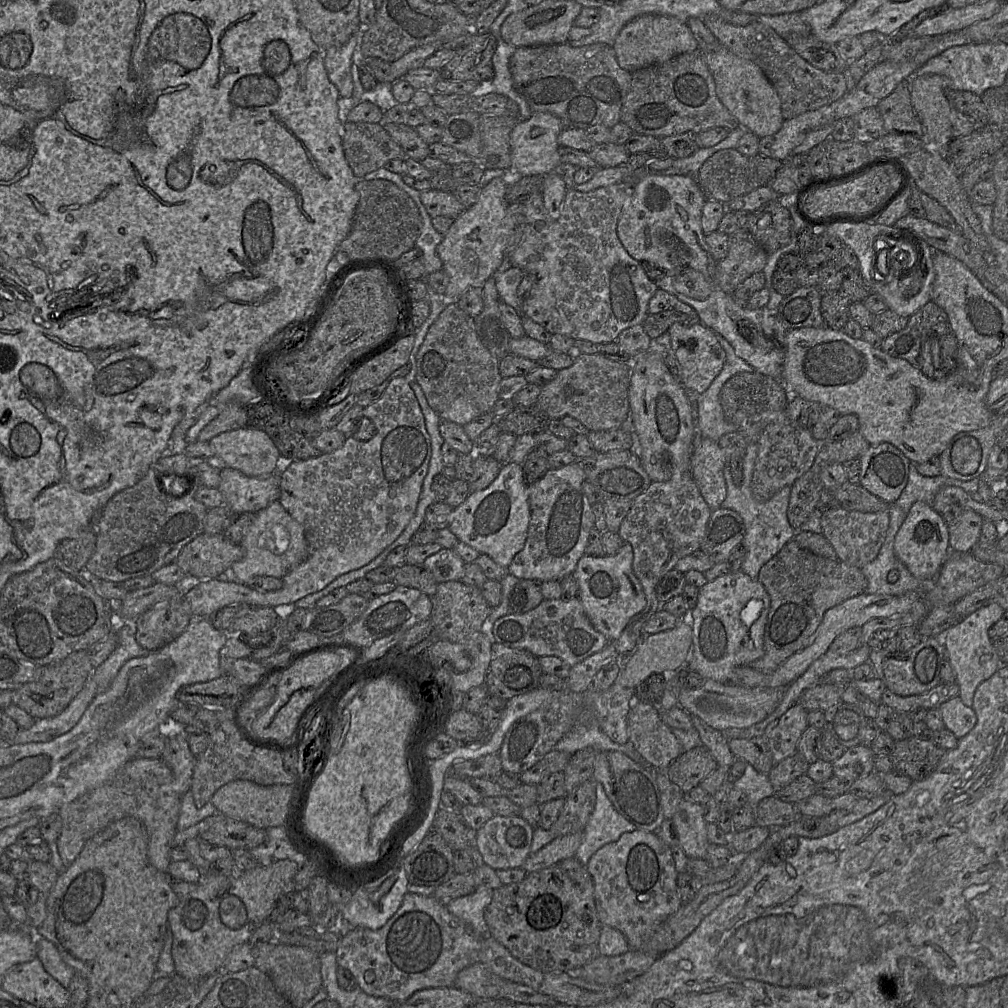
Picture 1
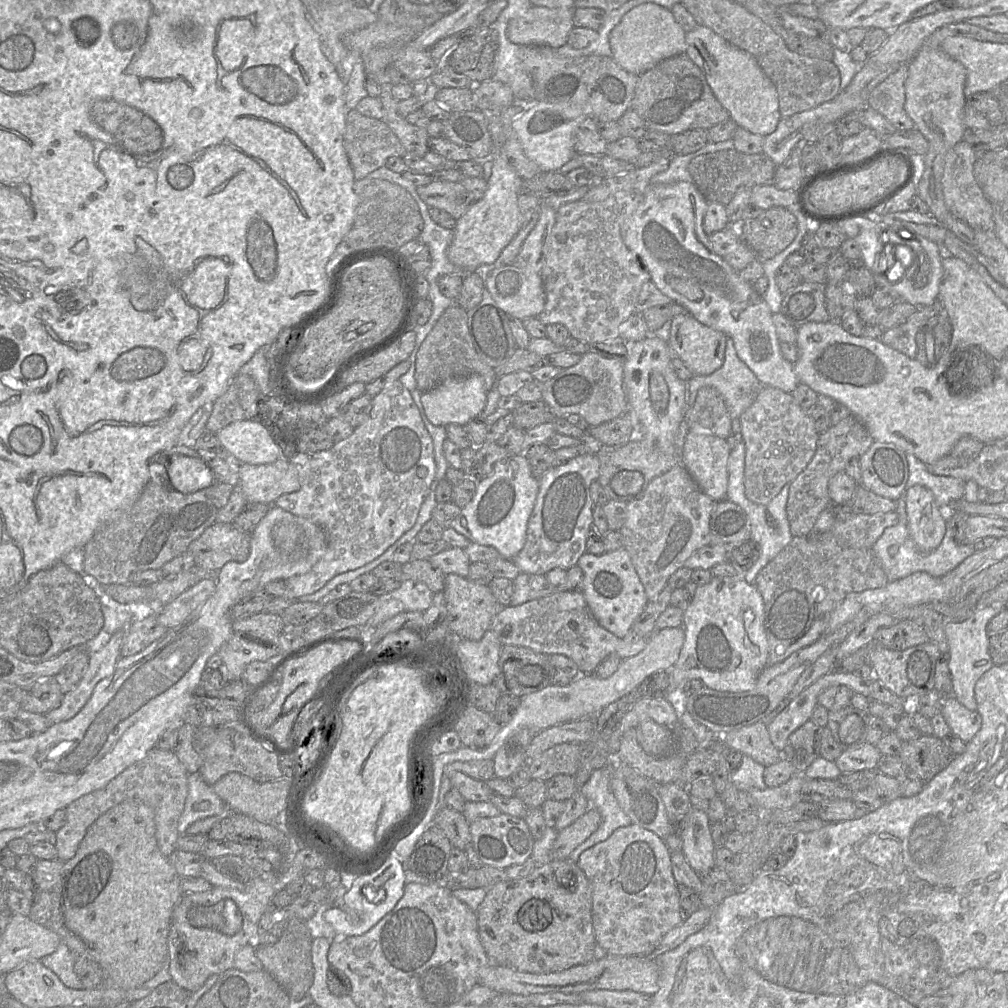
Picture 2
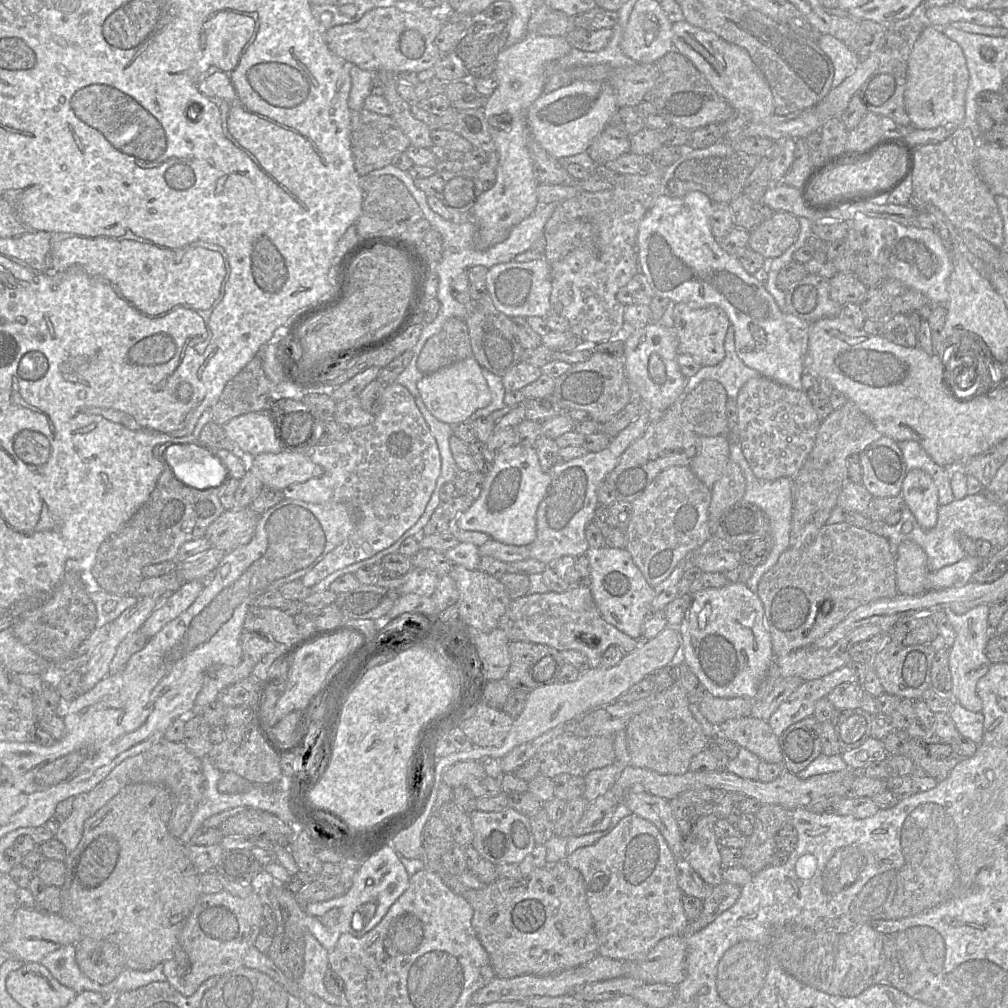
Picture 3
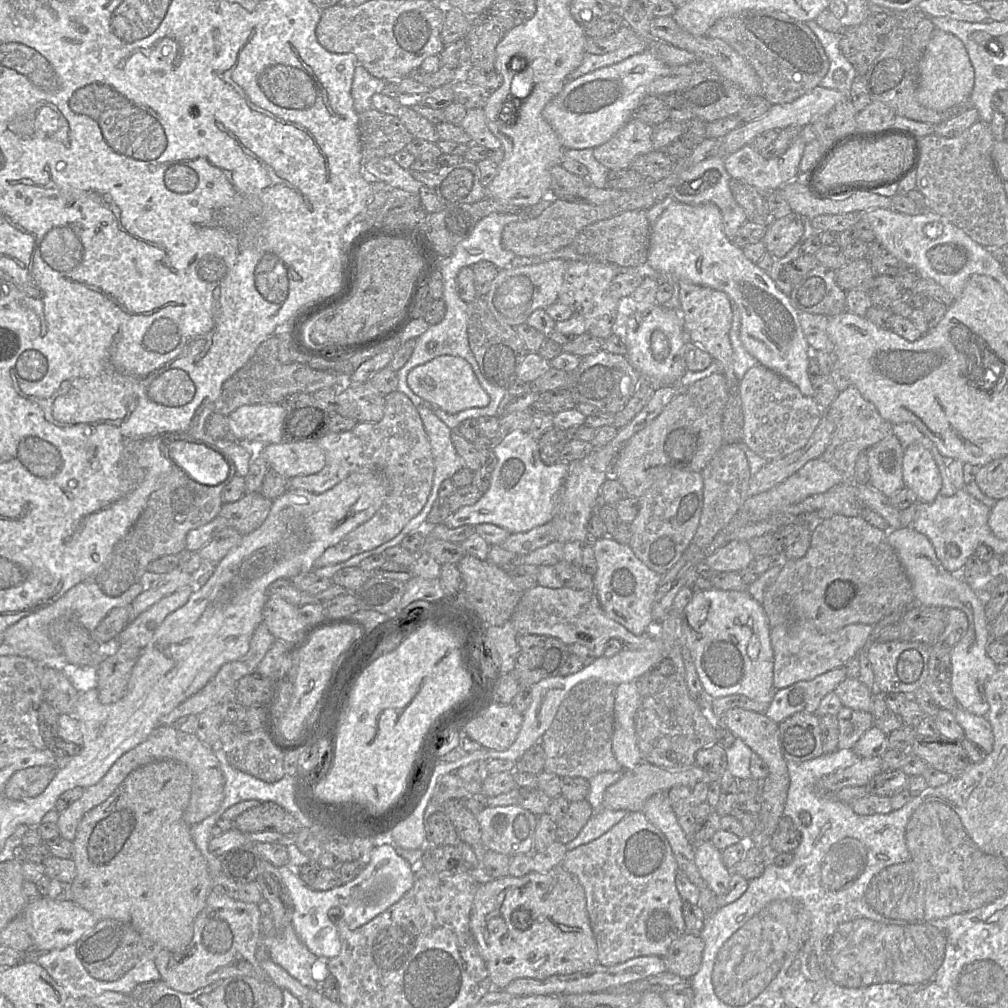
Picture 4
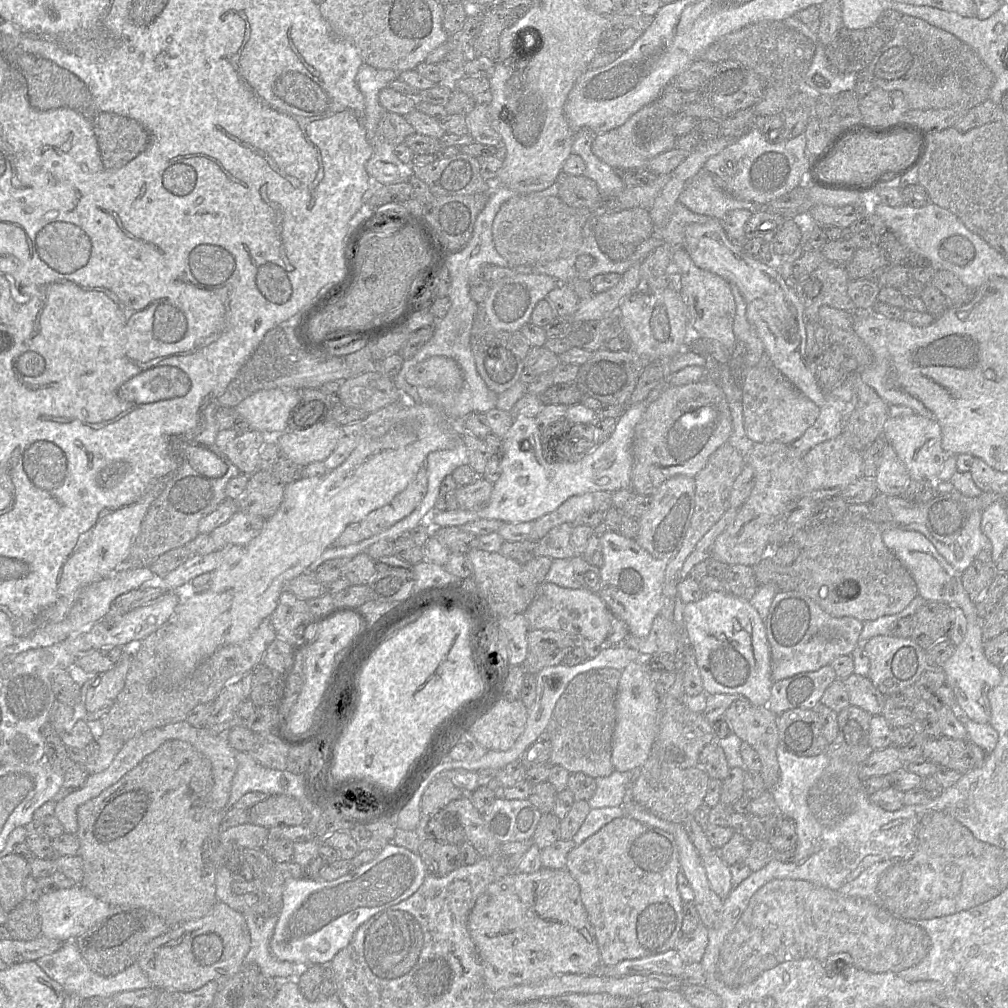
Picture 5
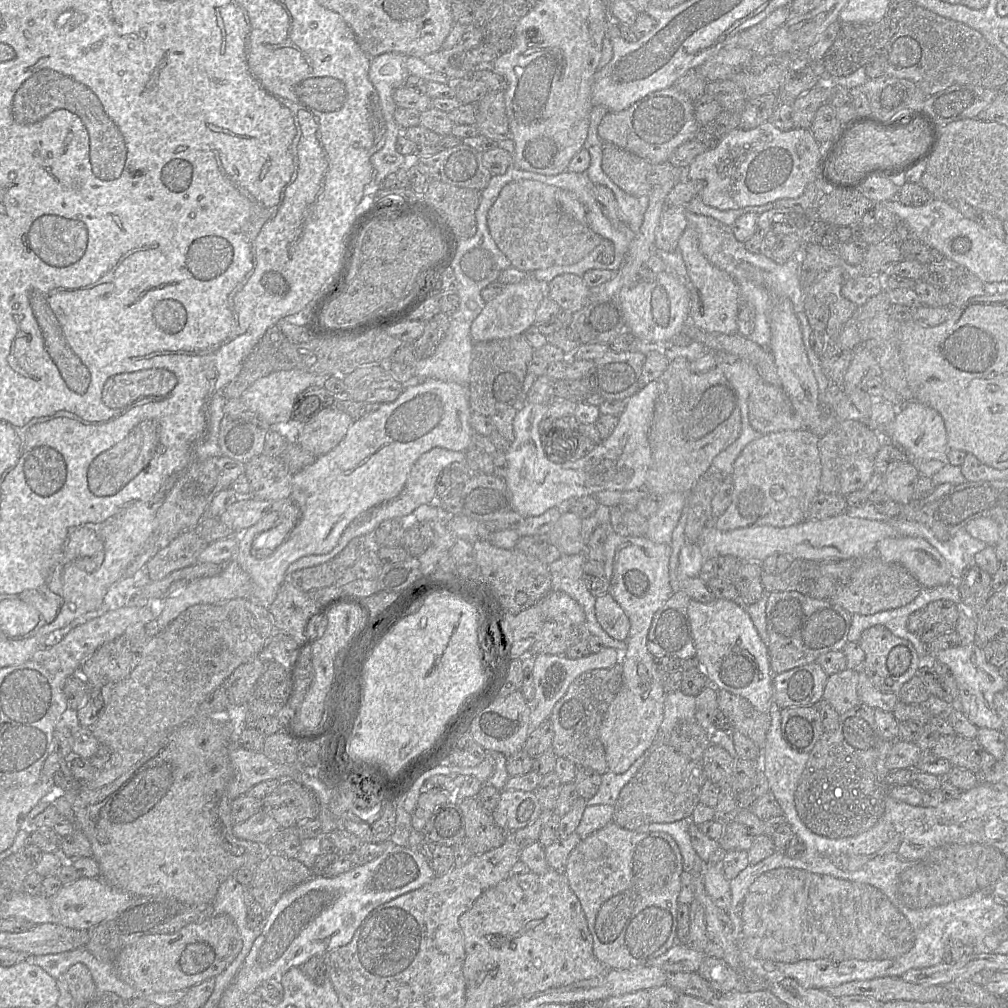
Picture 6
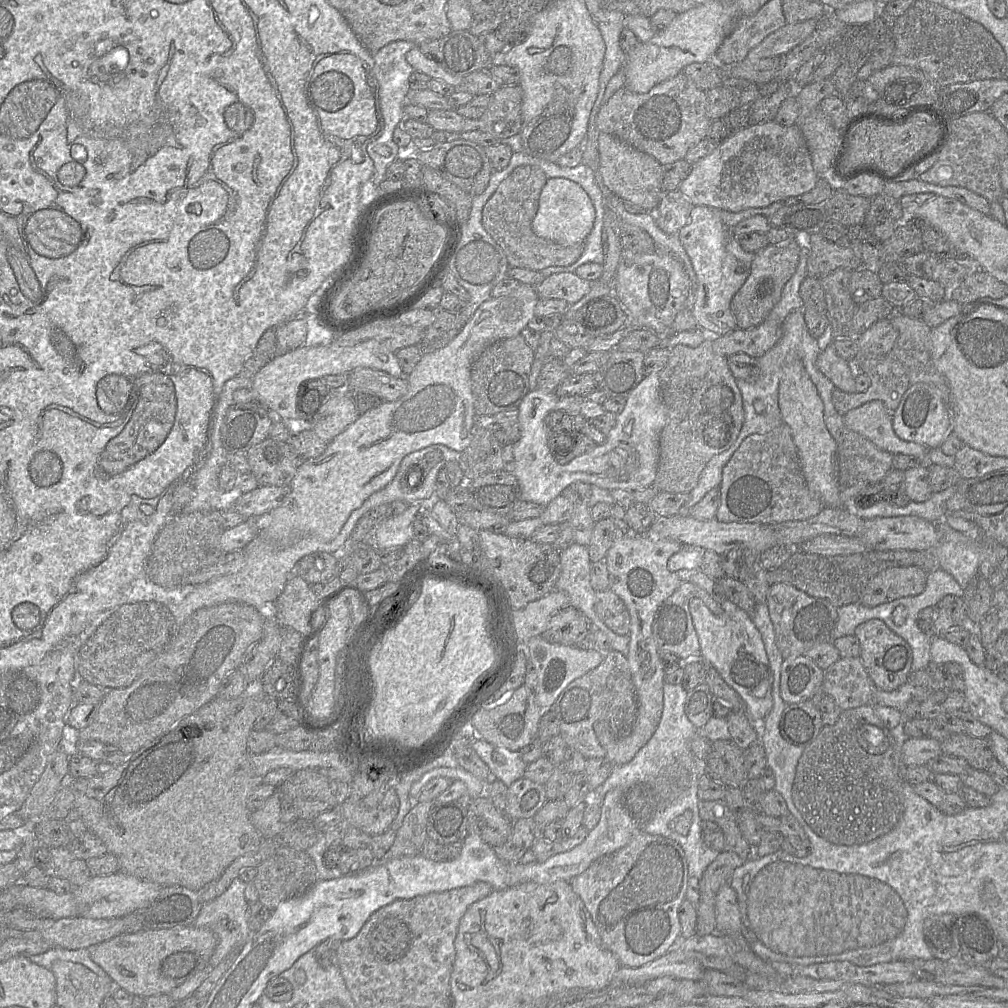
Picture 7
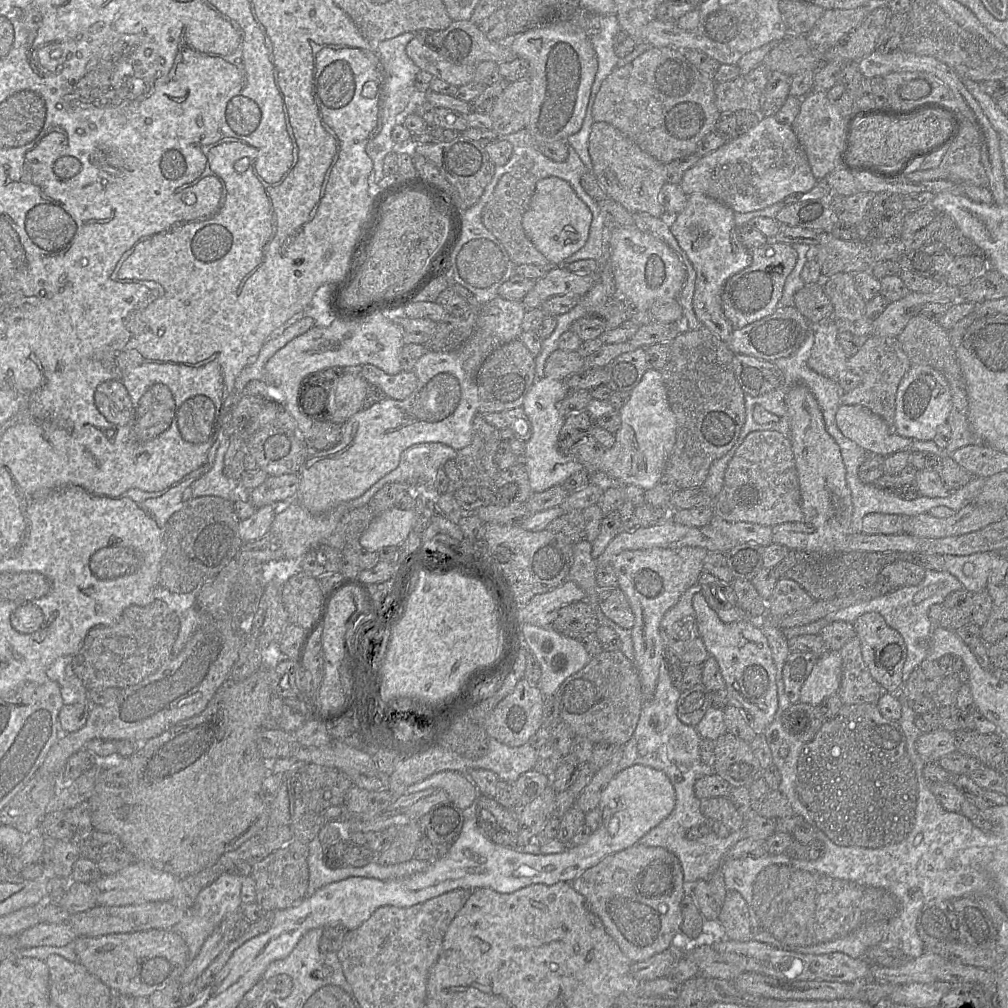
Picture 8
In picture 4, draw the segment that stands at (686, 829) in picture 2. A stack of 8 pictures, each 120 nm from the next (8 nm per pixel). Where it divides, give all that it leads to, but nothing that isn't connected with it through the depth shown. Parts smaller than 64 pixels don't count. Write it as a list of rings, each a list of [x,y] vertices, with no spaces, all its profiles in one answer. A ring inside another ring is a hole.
[[[710,840],[695,845],[695,863],[701,877],[715,896],[727,891],[731,870],[723,864],[721,851]]]

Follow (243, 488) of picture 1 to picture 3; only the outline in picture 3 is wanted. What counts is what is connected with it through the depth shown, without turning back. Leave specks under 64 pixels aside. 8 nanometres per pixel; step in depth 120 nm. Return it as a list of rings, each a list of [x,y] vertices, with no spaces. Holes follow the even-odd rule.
[[[301,452],[261,453],[248,457],[248,468],[263,486],[283,490],[289,485],[320,477],[324,469]]]

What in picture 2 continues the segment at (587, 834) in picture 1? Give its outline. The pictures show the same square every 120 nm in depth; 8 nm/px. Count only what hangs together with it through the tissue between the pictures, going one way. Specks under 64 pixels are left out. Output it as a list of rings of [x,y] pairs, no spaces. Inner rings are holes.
[[[611,766],[598,769],[580,788],[590,807],[601,815],[601,824],[569,857],[577,861],[579,856],[592,846],[608,839],[615,830],[632,824],[631,819],[619,806],[611,789]]]

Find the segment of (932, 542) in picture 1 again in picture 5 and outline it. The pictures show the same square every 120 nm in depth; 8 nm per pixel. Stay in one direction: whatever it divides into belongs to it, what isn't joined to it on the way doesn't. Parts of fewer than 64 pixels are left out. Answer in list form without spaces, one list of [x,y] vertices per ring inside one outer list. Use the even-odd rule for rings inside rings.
[[[914,412],[905,416],[888,417],[882,437],[894,448],[912,479],[934,483],[947,457],[942,448],[941,428],[935,421]]]

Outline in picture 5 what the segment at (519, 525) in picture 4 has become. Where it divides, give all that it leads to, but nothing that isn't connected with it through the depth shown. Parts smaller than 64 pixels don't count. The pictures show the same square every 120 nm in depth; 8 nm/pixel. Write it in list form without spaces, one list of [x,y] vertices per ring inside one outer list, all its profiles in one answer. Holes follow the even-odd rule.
[[[665,379],[648,395],[645,401],[627,405],[617,419],[612,435],[577,462],[549,463],[542,454],[540,431],[536,418],[517,416],[502,438],[501,475],[493,485],[488,504],[478,511],[440,512],[434,511],[429,517],[433,528],[459,527],[480,519],[500,520],[504,523],[535,521],[555,511],[567,499],[596,491],[614,492],[631,488],[632,441],[636,425],[647,407],[654,402],[666,387]]]

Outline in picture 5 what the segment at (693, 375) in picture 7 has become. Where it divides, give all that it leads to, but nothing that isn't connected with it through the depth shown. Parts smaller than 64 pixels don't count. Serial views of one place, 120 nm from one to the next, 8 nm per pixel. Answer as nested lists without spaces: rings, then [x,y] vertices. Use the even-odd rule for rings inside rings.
[[[702,379],[681,386],[666,386],[652,402],[636,425],[632,441],[631,487],[638,495],[651,496],[669,478],[684,475],[694,478],[706,465],[709,457],[732,433],[732,417],[726,396],[714,381]]]

